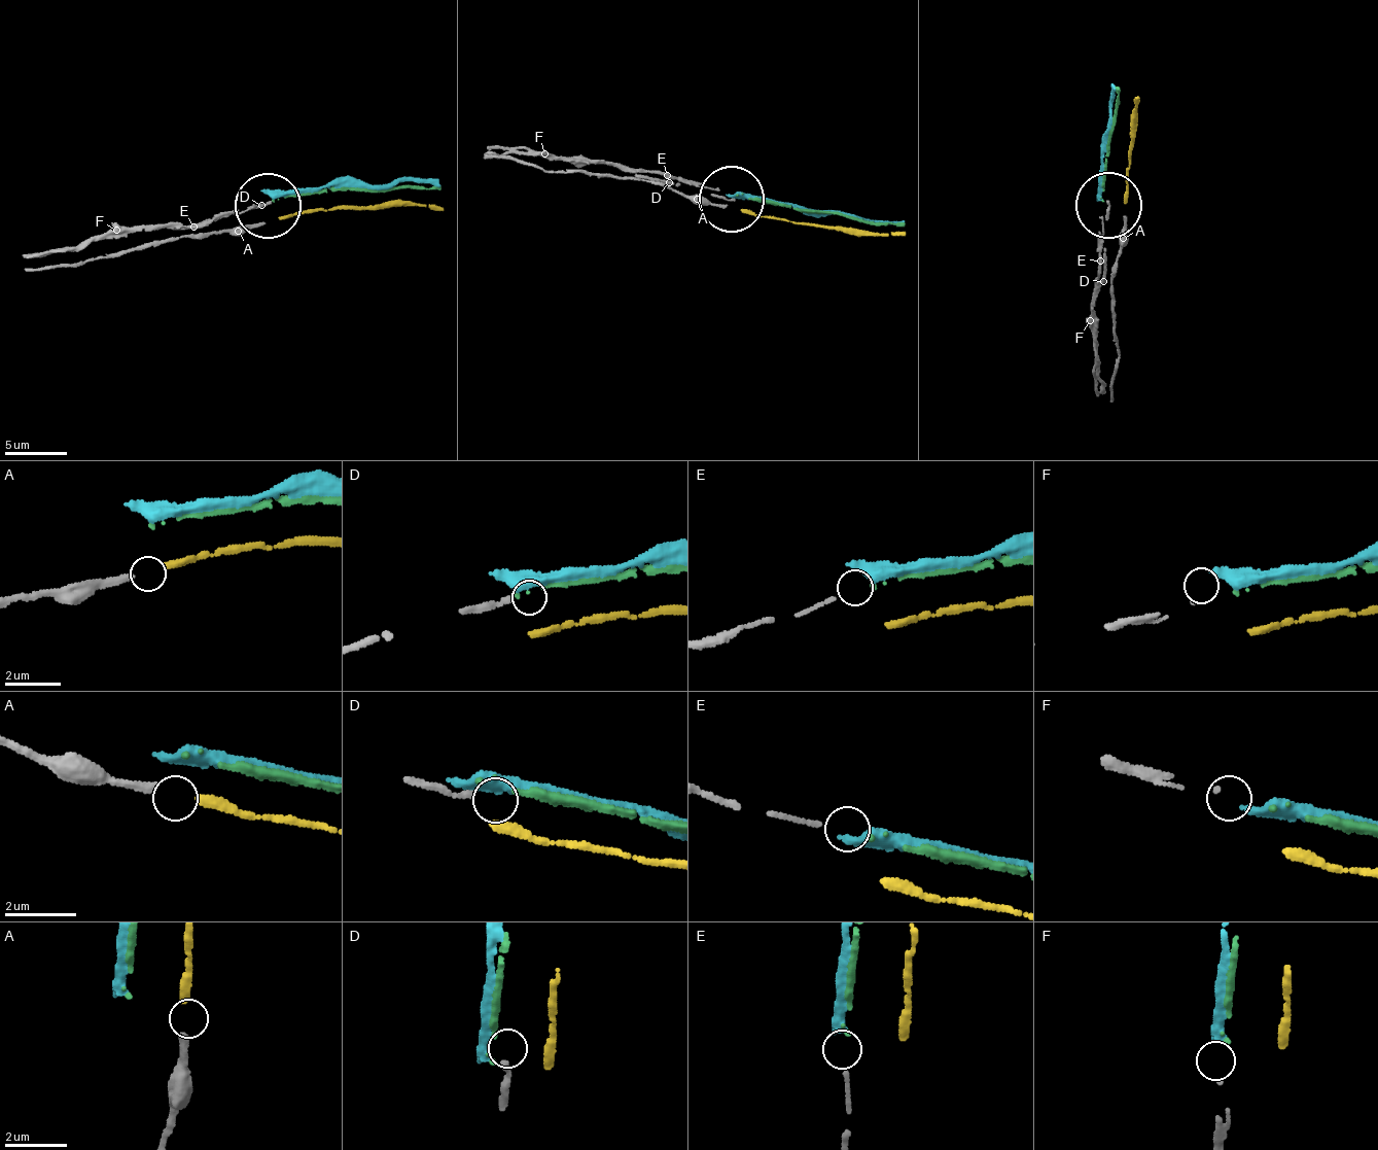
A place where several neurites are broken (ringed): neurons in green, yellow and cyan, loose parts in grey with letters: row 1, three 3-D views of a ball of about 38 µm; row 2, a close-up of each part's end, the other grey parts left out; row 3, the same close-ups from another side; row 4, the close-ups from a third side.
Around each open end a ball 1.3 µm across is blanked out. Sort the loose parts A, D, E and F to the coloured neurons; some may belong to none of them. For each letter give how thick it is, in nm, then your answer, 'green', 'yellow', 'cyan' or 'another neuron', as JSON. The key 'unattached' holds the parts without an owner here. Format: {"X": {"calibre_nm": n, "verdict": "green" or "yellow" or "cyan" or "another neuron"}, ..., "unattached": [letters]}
{"A": {"calibre_nm": 240, "verdict": "yellow"}, "D": {"calibre_nm": 180, "verdict": "another neuron"}, "E": {"calibre_nm": 120, "verdict": "green"}, "F": {"calibre_nm": 60, "verdict": "cyan"}, "unattached": ["D"]}

